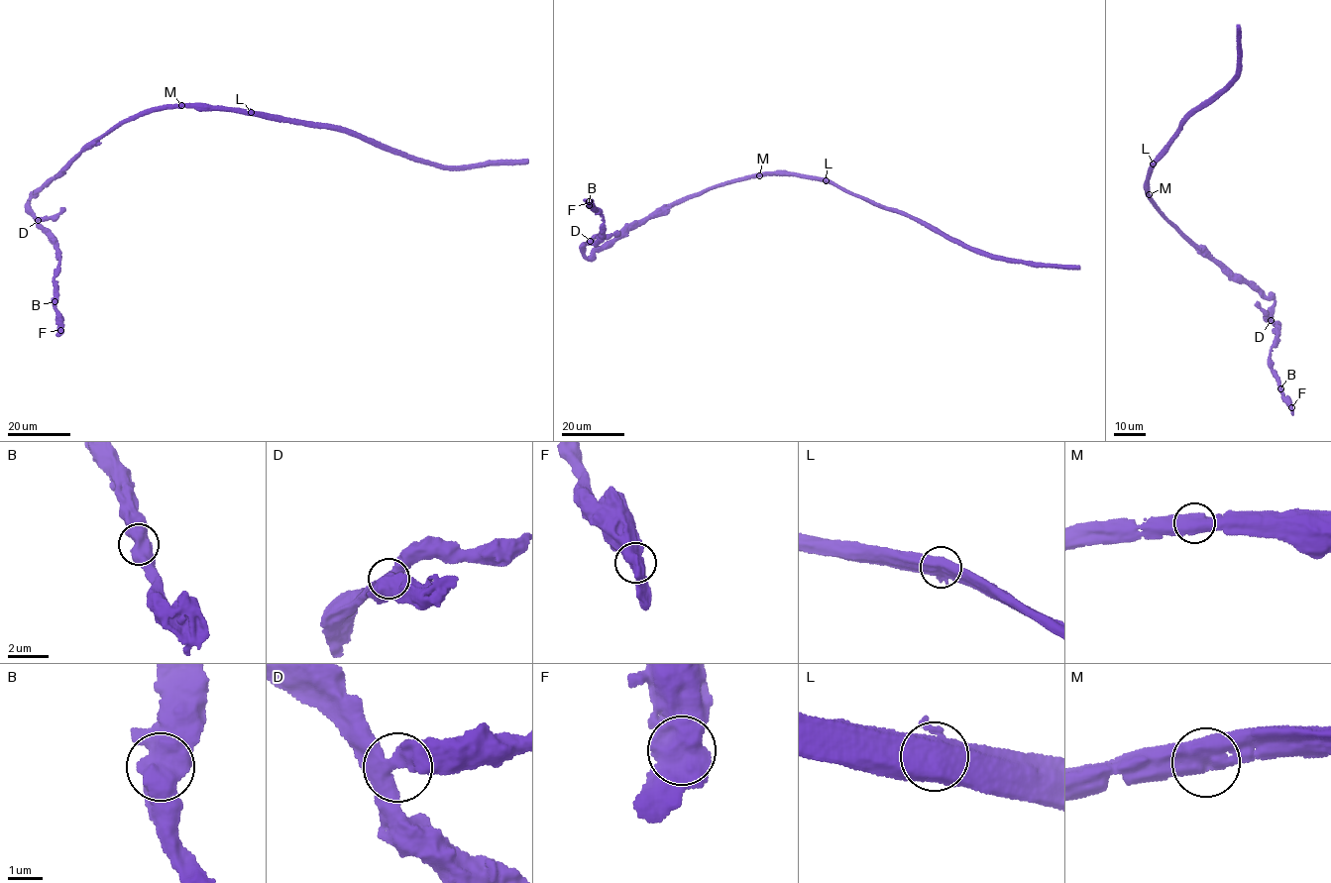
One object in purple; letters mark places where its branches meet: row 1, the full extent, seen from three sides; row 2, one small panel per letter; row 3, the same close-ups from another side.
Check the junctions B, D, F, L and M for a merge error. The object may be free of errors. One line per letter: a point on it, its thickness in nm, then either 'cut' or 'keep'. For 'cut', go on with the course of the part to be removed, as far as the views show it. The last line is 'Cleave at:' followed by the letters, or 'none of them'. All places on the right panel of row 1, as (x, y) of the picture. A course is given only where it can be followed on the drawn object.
B: (1280, 388) | 600 nm | keep
D: (1271, 320) | 400 nm | keep
F: (1291, 407) | 600 nm | keep
L: (1153, 164) | 650 nm | keep
M: (1149, 194) | 650 nm | keep
Cleave at: none of them

